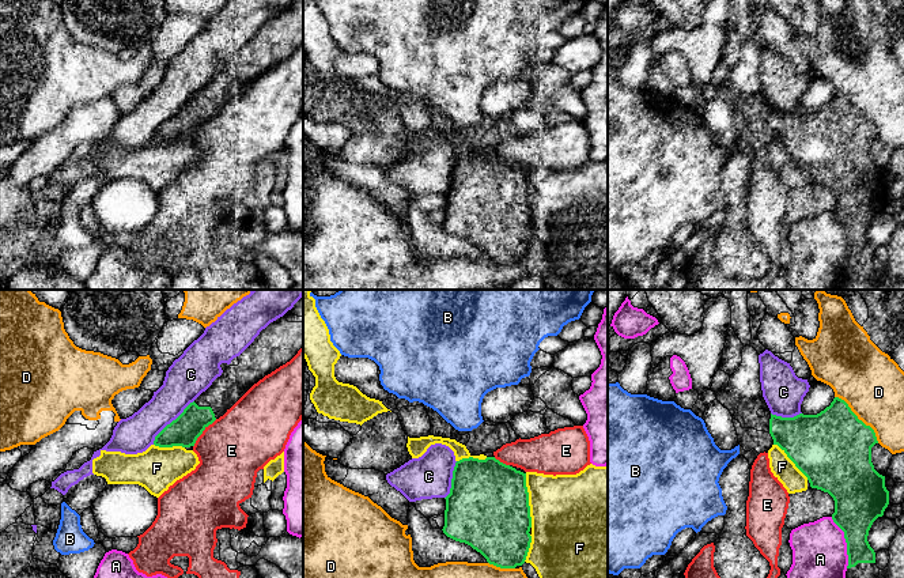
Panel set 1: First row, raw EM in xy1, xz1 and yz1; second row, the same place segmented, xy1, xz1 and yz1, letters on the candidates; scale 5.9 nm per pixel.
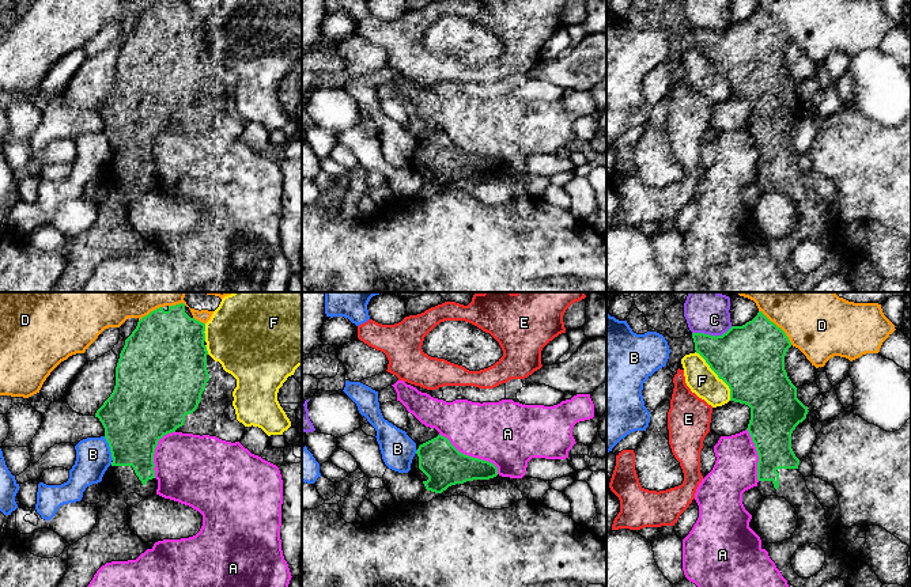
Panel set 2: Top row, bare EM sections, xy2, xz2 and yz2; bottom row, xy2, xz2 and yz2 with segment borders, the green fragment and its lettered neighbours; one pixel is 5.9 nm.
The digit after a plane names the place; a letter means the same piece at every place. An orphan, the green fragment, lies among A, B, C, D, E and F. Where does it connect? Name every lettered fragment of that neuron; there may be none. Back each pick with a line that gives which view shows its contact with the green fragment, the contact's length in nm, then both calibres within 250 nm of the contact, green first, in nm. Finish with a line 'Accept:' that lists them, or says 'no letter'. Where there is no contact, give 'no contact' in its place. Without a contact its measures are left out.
Accept: no letter

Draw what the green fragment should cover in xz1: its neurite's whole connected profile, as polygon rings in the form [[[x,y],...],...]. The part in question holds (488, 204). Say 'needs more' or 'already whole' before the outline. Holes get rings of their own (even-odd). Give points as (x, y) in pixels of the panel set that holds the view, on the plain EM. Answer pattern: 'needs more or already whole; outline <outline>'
already whole; outline [[[495,152],[462,154],[455,158],[450,189],[446,194],[443,228],[480,248],[489,260],[515,264],[526,256],[532,231],[532,212],[526,169]]]

